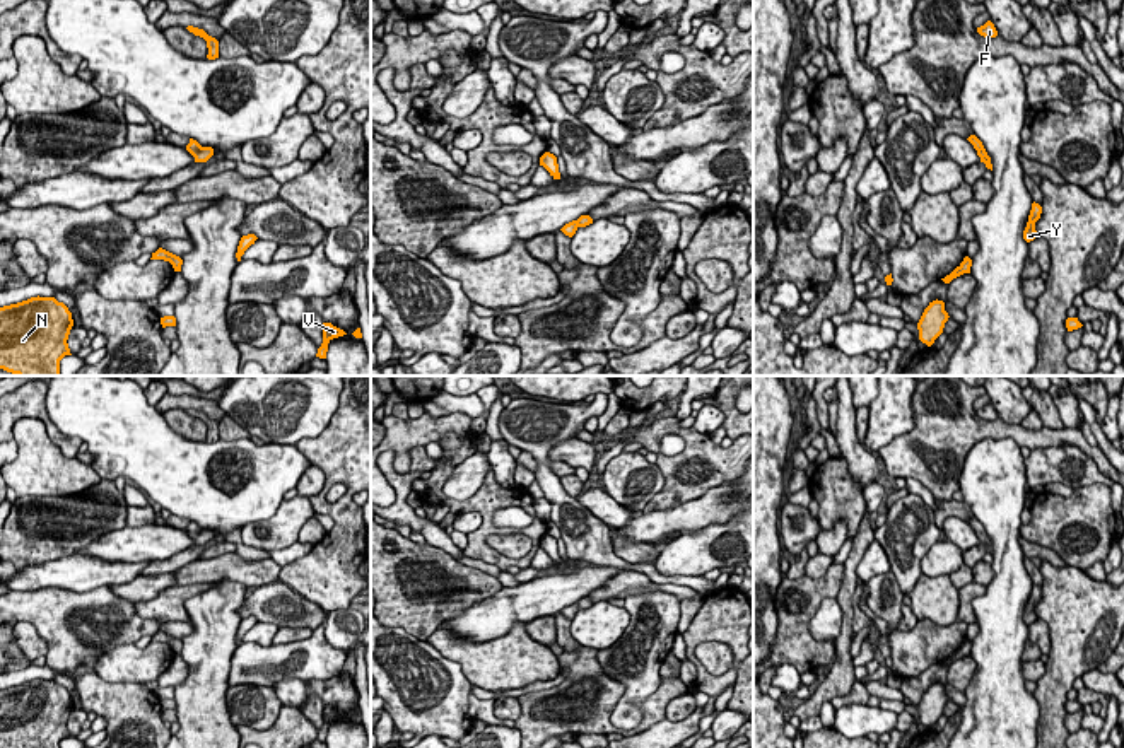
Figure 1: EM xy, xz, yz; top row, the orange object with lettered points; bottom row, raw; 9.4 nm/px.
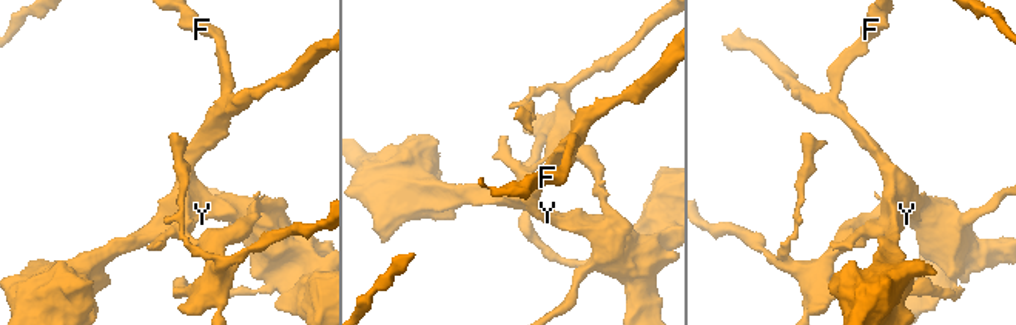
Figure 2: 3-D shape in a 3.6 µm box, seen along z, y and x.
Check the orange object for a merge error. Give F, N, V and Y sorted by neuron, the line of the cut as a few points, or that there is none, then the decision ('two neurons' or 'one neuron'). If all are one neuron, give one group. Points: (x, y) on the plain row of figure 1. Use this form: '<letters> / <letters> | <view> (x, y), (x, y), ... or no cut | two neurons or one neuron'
F N V Y | no cut | one neuron

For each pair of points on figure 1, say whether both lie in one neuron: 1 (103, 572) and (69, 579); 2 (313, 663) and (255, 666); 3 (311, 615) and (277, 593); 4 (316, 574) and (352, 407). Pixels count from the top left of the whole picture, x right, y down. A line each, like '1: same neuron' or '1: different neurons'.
1: same neuron
2: same neuron
3: same neuron
4: same neuron

